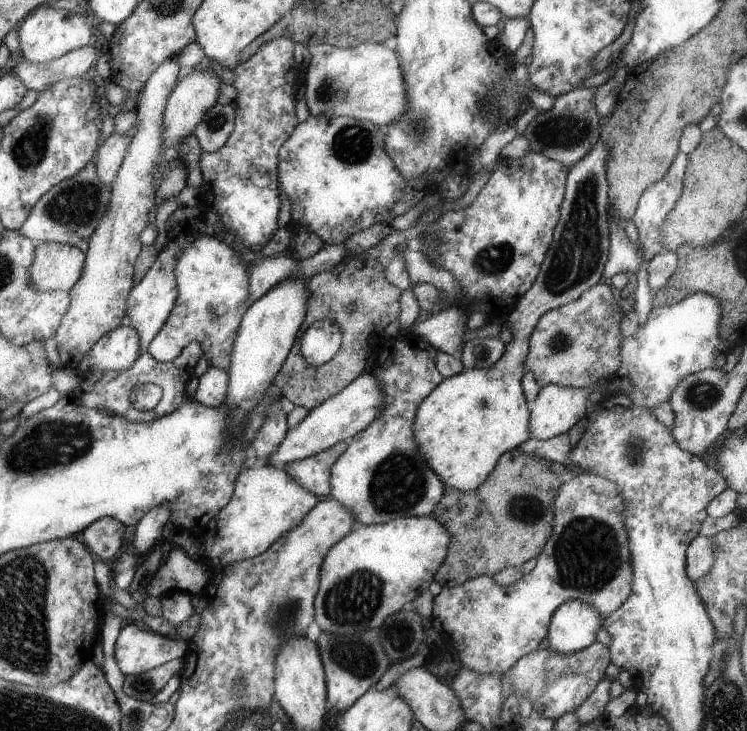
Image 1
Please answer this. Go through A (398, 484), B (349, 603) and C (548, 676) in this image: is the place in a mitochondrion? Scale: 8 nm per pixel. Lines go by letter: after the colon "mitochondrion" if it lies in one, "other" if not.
A: mitochondrion
B: mitochondrion
C: mitochondrion

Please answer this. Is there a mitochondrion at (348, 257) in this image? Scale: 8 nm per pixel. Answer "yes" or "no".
no

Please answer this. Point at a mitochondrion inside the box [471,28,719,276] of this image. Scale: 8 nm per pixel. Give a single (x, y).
(566, 133)

